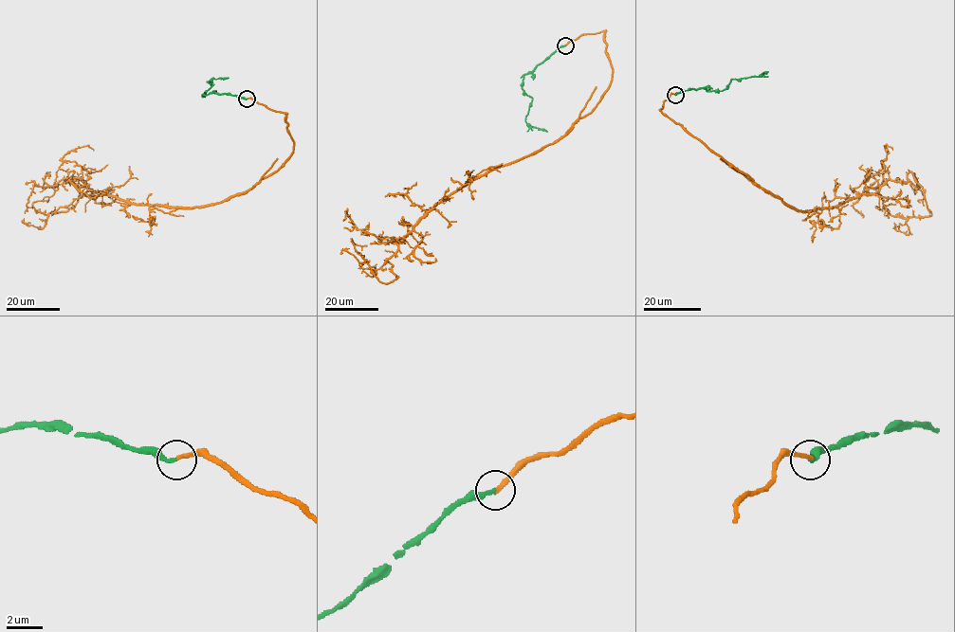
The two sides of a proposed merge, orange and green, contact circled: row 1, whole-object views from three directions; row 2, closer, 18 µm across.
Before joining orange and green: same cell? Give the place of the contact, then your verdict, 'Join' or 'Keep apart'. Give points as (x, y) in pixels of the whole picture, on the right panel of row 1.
Place: (675, 95). Join

